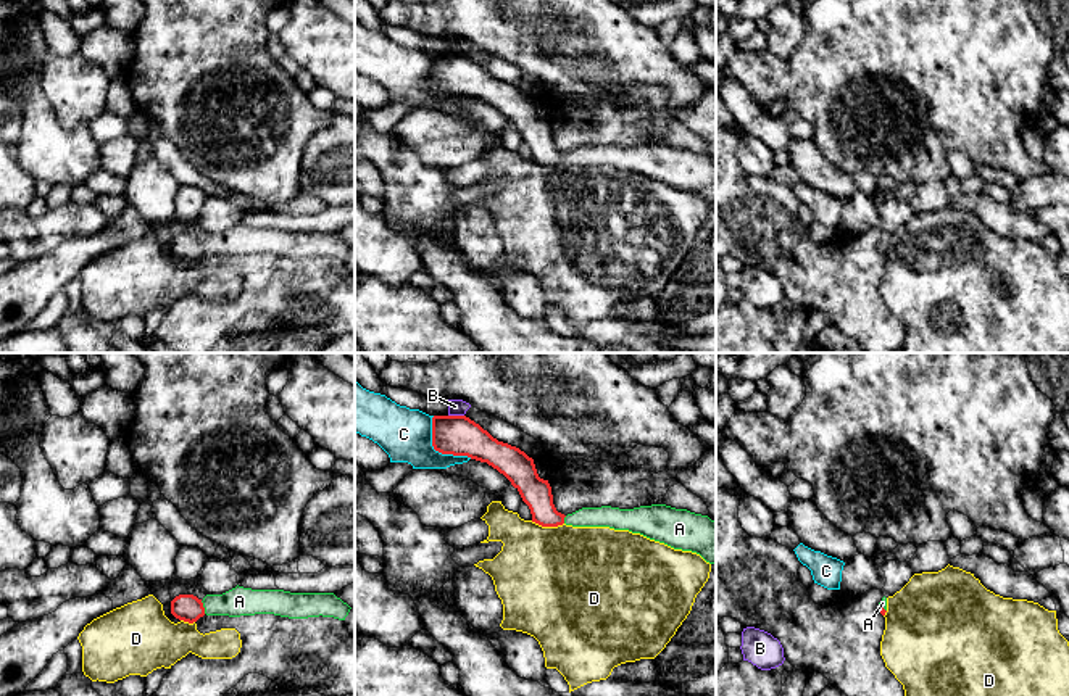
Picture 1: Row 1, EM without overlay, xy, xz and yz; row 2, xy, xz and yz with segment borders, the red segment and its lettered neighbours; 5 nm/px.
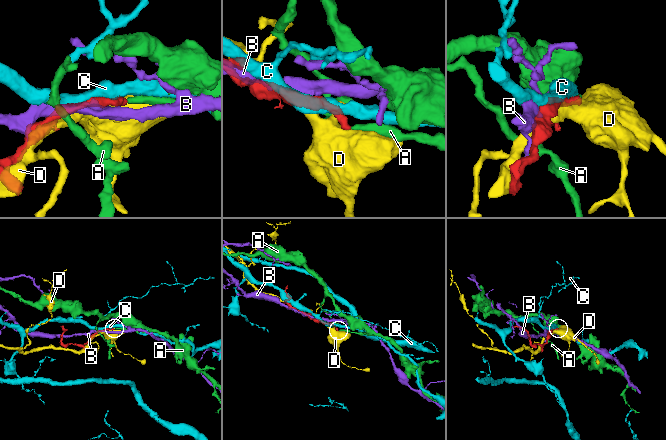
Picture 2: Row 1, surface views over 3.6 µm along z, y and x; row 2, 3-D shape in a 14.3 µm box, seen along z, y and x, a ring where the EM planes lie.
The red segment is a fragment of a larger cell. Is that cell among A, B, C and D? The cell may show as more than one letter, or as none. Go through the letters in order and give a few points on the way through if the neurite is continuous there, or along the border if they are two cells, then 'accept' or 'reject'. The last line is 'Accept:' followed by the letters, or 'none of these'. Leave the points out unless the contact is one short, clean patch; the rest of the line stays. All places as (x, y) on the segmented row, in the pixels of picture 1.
A: runs through xy (187, 608), (203, 608), (239, 601); accept
B: reject
C: reject
D: reject
Accept: A

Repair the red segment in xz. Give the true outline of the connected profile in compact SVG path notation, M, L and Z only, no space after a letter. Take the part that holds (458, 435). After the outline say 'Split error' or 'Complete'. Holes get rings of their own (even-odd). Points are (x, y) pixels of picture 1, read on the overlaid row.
M434 416L432 446L442 454L468 456L487 462L503 474L529 506L532 522L542 527L609 527L629 530L674 549L700 554L716 564L716 522L708 516L666 504L619 509L582 508L561 514L553 504L548 480L539 477L534 459L508 443L498 441L466 416Z. Split error

